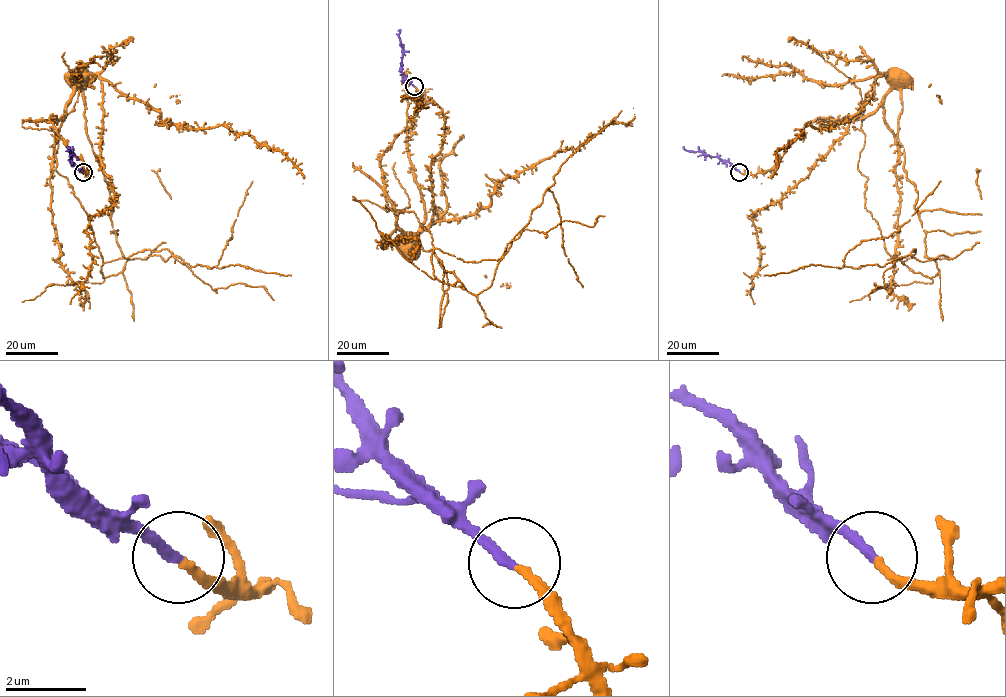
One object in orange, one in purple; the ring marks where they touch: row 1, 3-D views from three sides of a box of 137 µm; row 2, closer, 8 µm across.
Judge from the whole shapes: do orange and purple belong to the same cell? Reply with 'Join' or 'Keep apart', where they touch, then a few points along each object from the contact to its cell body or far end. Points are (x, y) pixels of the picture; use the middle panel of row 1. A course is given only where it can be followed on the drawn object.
Join. Place: (414, 86). Course of orange: (414, 86), (420, 103), (413, 124), (398, 134), (380, 162), (384, 194), (394, 210), (405, 244), (406, 239). Course of purple: (414, 86), (400, 69), (403, 45), (398, 30)

